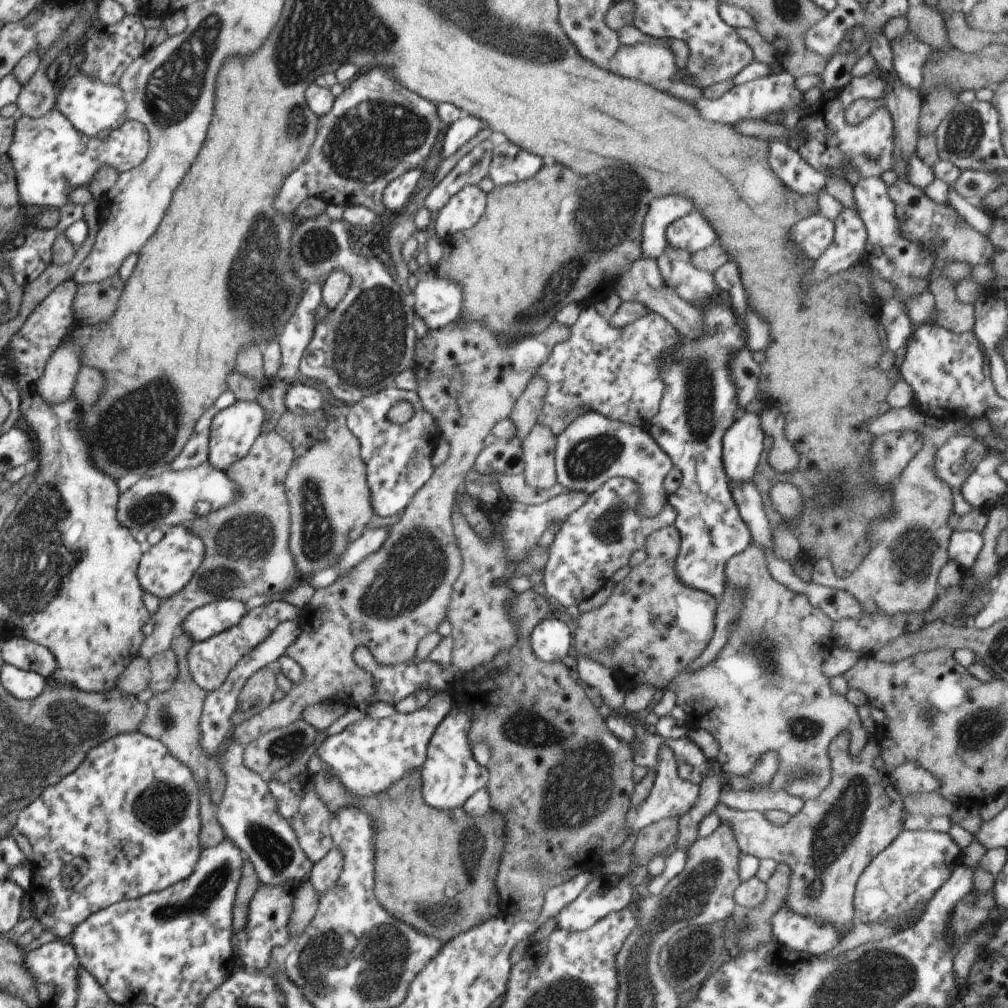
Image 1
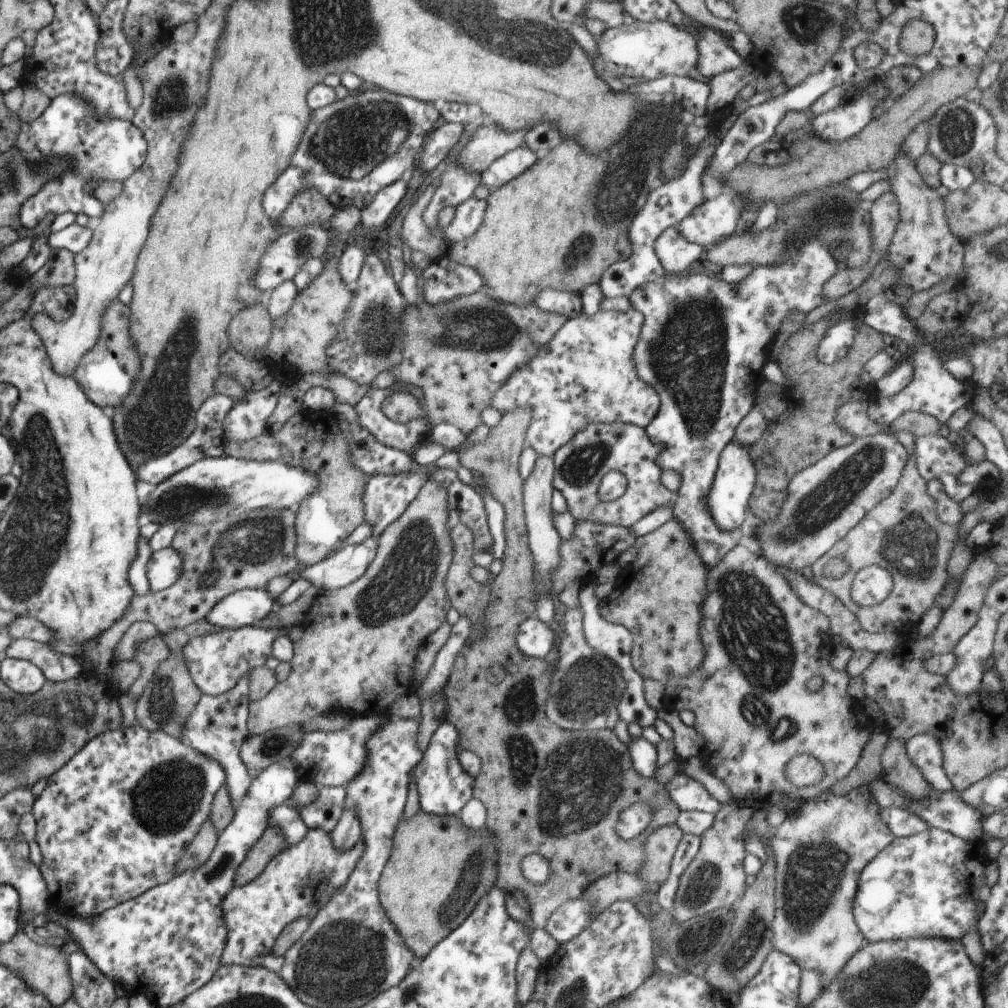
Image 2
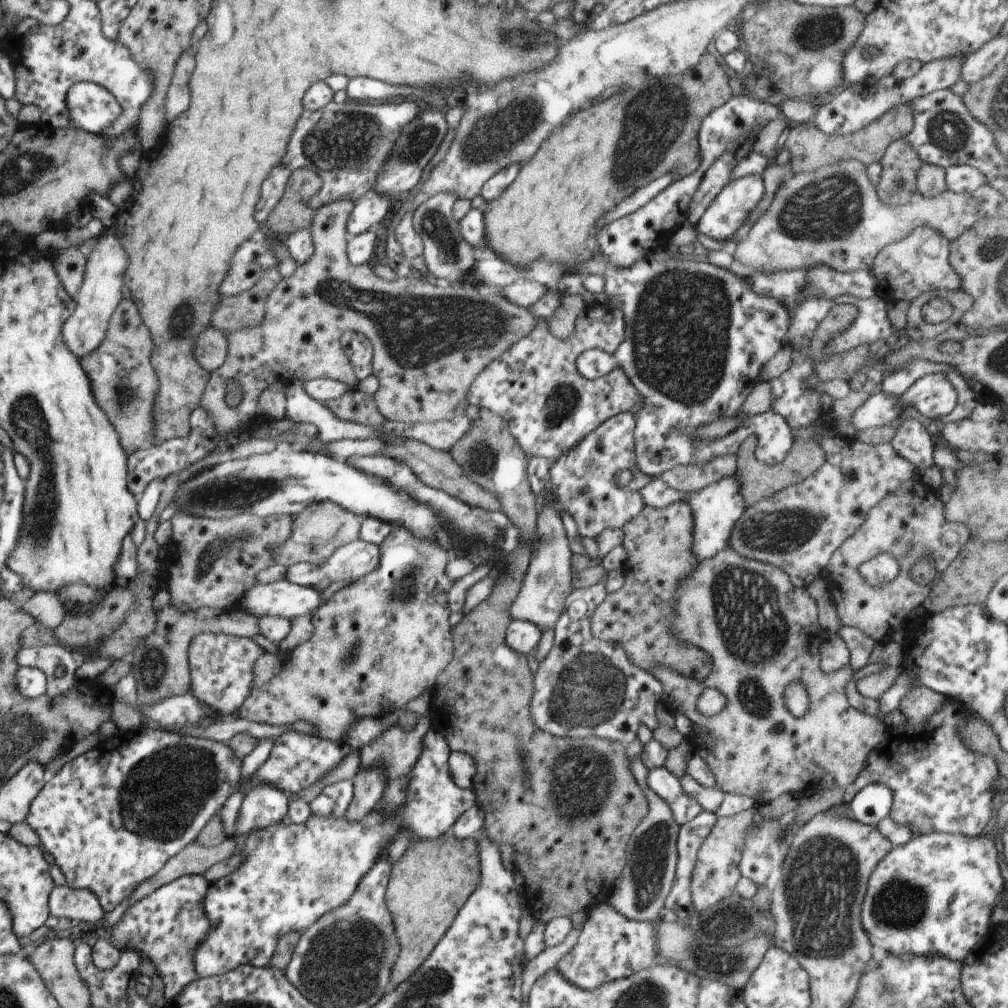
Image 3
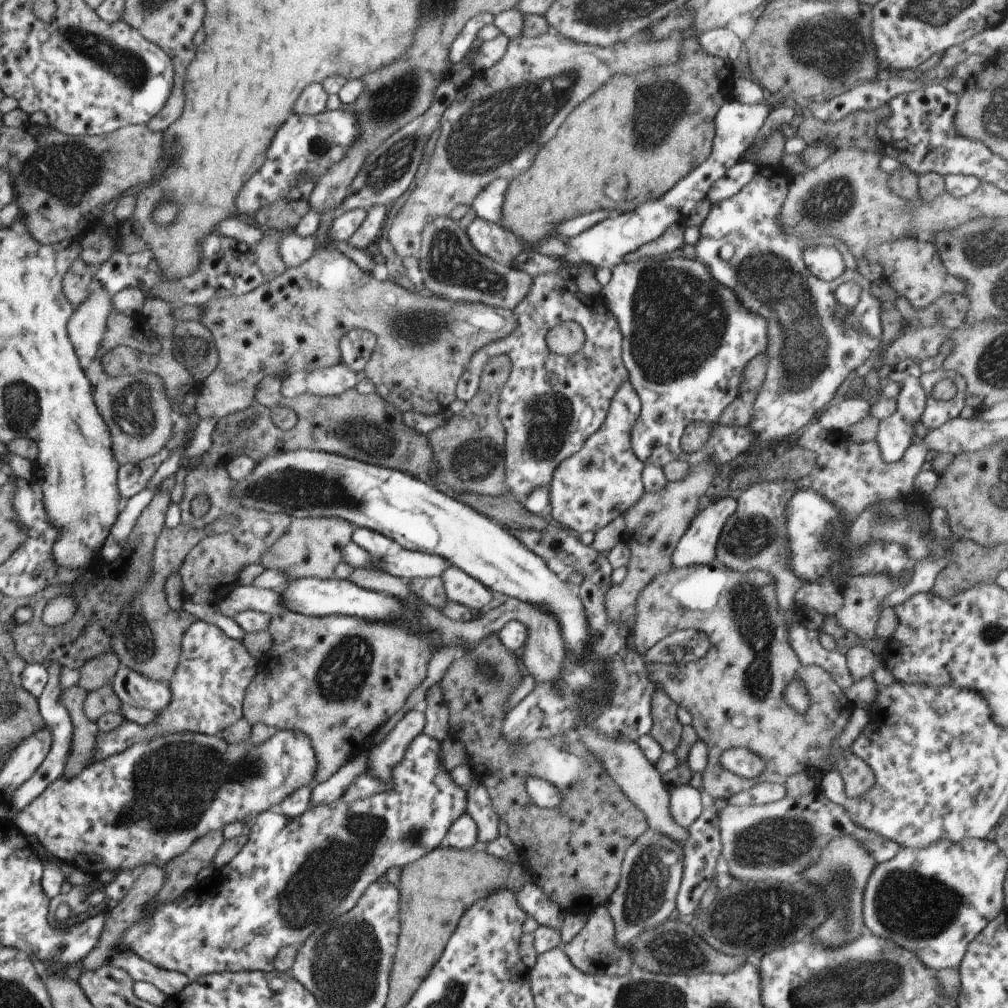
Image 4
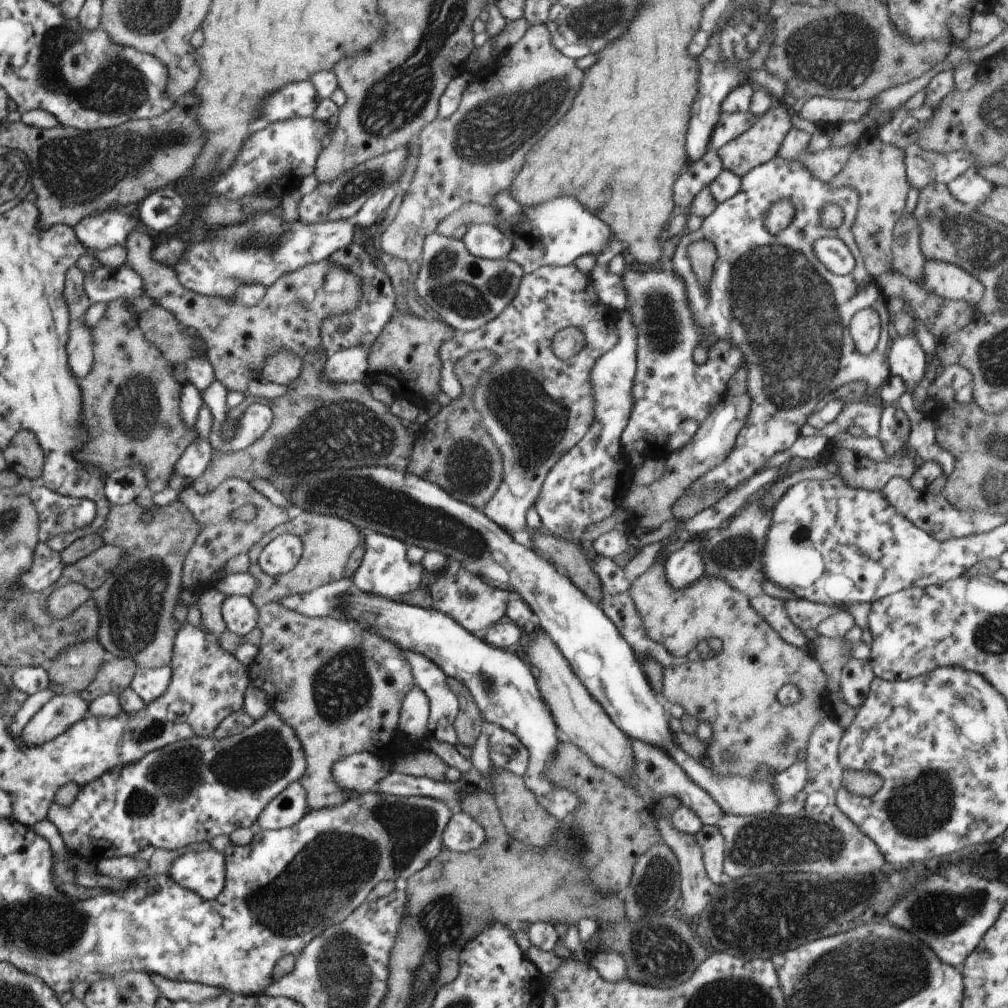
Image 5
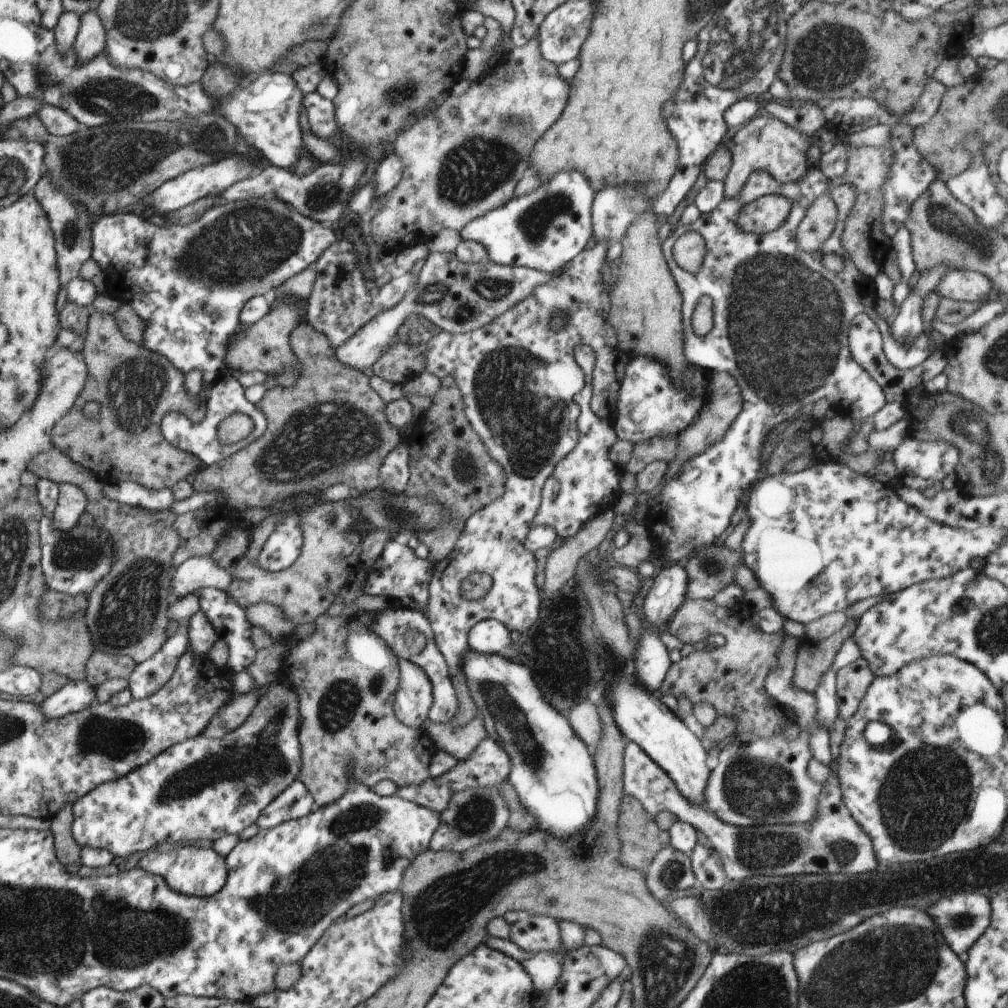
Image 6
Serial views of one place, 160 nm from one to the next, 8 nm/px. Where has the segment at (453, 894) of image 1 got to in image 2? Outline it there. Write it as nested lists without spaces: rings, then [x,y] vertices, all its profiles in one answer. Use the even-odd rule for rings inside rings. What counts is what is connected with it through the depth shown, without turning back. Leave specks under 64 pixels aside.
[[[418,809],[409,818],[403,818],[401,816],[397,823],[397,830],[393,834],[393,846],[391,848],[390,856],[381,870],[381,875],[378,884],[378,898],[381,909],[385,912],[387,919],[393,924],[396,932],[399,934],[402,942],[407,946],[407,950],[413,954],[413,958],[418,961],[423,959],[429,950],[433,949],[433,946],[440,942],[449,932],[452,932],[465,918],[467,914],[473,910],[473,906],[477,904],[477,900],[481,896],[485,896],[489,890],[495,885],[496,882],[496,863],[497,863],[497,847],[495,842],[495,836],[489,834],[484,829],[468,829],[463,826],[458,815],[447,815],[438,817],[430,815],[421,809]]]

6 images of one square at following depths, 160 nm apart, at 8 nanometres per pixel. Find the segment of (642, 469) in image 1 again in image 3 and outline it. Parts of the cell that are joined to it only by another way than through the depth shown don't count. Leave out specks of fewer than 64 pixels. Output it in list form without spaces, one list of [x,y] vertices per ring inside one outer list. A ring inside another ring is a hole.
[[[619,413],[604,420],[595,430],[586,434],[559,458],[550,462],[548,480],[560,510],[569,513],[573,519],[576,531],[581,537],[595,538],[602,530],[619,530],[622,526],[642,512],[644,502],[639,495],[639,490],[647,484],[652,477],[642,473],[636,465],[634,447],[634,416],[631,413]],[[619,471],[632,474],[631,480],[622,487],[614,484],[614,476]]]

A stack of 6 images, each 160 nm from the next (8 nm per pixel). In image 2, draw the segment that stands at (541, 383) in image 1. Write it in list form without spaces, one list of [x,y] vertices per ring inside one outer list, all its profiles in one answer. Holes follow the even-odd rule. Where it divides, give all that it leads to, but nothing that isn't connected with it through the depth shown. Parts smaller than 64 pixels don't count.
[[[518,406],[513,410],[508,410],[502,414],[500,422],[497,426],[489,429],[490,432],[488,437],[481,441],[480,443],[472,443],[473,446],[469,449],[461,450],[457,453],[458,463],[464,469],[467,469],[469,472],[477,471],[484,480],[484,485],[488,490],[491,497],[493,497],[499,504],[502,504],[504,510],[504,553],[502,555],[502,567],[501,570],[497,573],[497,576],[493,578],[490,587],[490,597],[486,611],[484,612],[484,618],[482,623],[486,628],[484,633],[484,638],[475,645],[469,647],[467,644],[462,647],[459,654],[456,656],[456,659],[453,663],[453,668],[451,669],[451,674],[447,679],[446,684],[442,688],[442,693],[446,698],[446,708],[444,709],[443,720],[451,723],[458,734],[458,748],[470,750],[471,752],[477,753],[481,761],[481,768],[478,772],[478,775],[475,777],[475,784],[473,789],[473,798],[479,799],[486,806],[486,816],[487,822],[484,825],[484,830],[488,831],[489,834],[495,836],[495,842],[497,847],[497,863],[496,863],[496,882],[495,885],[497,888],[501,888],[506,894],[511,892],[511,890],[520,890],[525,896],[525,899],[529,903],[529,922],[531,922],[531,930],[533,929],[544,929],[545,922],[547,918],[561,905],[569,900],[579,899],[582,897],[583,892],[585,892],[586,887],[590,883],[597,882],[599,878],[607,874],[613,874],[613,871],[633,871],[635,868],[639,868],[638,854],[641,852],[643,844],[645,843],[645,838],[647,838],[646,831],[640,833],[635,839],[622,840],[615,833],[615,823],[616,818],[618,817],[619,812],[624,808],[627,808],[630,804],[633,804],[635,801],[643,801],[644,803],[649,803],[652,806],[652,820],[649,822],[649,829],[655,830],[657,828],[673,825],[676,822],[677,815],[679,810],[674,804],[670,801],[670,798],[666,796],[664,791],[663,784],[653,780],[642,777],[635,772],[635,769],[632,767],[632,762],[627,752],[626,746],[617,738],[617,735],[609,729],[562,729],[560,726],[557,726],[555,723],[548,720],[544,710],[546,709],[546,700],[548,697],[548,690],[550,687],[550,676],[553,671],[544,660],[538,659],[535,657],[529,658],[525,656],[516,646],[514,639],[514,634],[516,633],[517,627],[525,620],[531,616],[534,616],[534,582],[532,580],[534,562],[532,554],[530,553],[528,547],[528,536],[526,531],[526,524],[524,523],[524,510],[522,503],[522,486],[523,481],[519,477],[518,473],[518,454],[521,452],[521,449],[525,445],[524,436],[526,435],[526,430],[528,424],[530,423],[530,408]],[[529,854],[539,854],[541,858],[545,858],[549,862],[549,880],[545,884],[530,884],[525,878],[521,875],[521,860]]]

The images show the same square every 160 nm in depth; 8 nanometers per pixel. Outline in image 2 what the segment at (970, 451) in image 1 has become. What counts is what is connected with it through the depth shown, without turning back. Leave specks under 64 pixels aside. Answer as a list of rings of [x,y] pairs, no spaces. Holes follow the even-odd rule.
[[[940,435],[916,437],[914,461],[925,482],[937,478],[946,496],[957,503],[976,489],[970,484],[959,482],[958,476],[967,466],[965,457]]]

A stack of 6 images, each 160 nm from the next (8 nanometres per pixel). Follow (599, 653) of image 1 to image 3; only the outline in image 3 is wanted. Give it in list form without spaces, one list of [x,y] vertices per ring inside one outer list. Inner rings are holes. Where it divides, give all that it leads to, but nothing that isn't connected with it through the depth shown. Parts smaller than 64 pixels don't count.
[[[682,501],[654,510],[644,504],[642,512],[622,526],[625,534],[624,547],[626,559],[622,574],[624,582],[620,589],[606,594],[595,607],[590,618],[590,631],[596,639],[615,641],[622,646],[627,660],[639,670],[651,671],[656,665],[662,665],[681,677],[702,681],[712,671],[712,658],[709,653],[676,639],[672,633],[670,615],[674,611],[674,597],[682,579],[688,577],[698,564],[692,553],[693,519],[690,506]]]

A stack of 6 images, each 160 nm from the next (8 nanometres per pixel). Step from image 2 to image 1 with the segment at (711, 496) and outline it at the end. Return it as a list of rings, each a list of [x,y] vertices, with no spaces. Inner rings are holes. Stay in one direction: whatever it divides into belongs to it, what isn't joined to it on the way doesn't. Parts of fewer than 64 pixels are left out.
[[[744,412],[727,428],[722,438],[721,462],[730,488],[733,484],[752,482],[755,476],[764,438],[759,416]]]

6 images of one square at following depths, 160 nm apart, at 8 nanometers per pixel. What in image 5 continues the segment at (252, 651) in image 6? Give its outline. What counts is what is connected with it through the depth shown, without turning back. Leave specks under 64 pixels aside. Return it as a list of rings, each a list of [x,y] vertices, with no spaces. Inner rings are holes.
[[[225,595],[221,600],[221,619],[225,629],[233,634],[245,636],[256,628],[257,603],[240,595]]]

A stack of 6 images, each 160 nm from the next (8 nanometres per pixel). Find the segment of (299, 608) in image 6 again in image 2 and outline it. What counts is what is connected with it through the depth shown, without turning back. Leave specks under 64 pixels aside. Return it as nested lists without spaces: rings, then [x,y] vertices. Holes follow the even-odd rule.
[[[297,410],[292,417],[286,418],[283,424],[273,435],[281,447],[281,461],[290,467],[306,469],[316,475],[316,487],[298,502],[294,510],[294,533],[296,543],[294,546],[294,557],[301,566],[311,566],[320,561],[335,549],[343,548],[343,540],[361,524],[364,520],[364,510],[362,505],[362,494],[366,474],[352,463],[350,450],[344,434],[337,424],[335,416],[331,410],[324,410],[313,413],[311,411]]]

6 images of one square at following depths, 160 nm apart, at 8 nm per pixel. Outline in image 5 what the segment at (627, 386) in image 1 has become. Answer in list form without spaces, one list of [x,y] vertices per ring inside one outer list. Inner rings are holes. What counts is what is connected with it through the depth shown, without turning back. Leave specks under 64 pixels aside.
[[[573,264],[541,266],[535,272],[524,274],[515,297],[493,320],[473,331],[455,331],[449,340],[441,342],[437,350],[441,364],[439,374],[445,374],[447,370],[451,372],[453,364],[472,351],[487,351],[497,358],[491,366],[483,367],[473,388],[471,402],[479,412],[481,426],[501,456],[503,466],[501,484],[481,512],[509,535],[516,531],[527,532],[527,510],[536,502],[545,476],[555,462],[581,440],[593,422],[593,406],[587,384],[589,370],[601,354],[617,344],[617,332],[614,331],[617,316],[617,311],[599,300],[588,276],[579,272]],[[563,328],[577,328],[583,334],[583,348],[569,359],[557,359],[552,352],[552,338]]]

